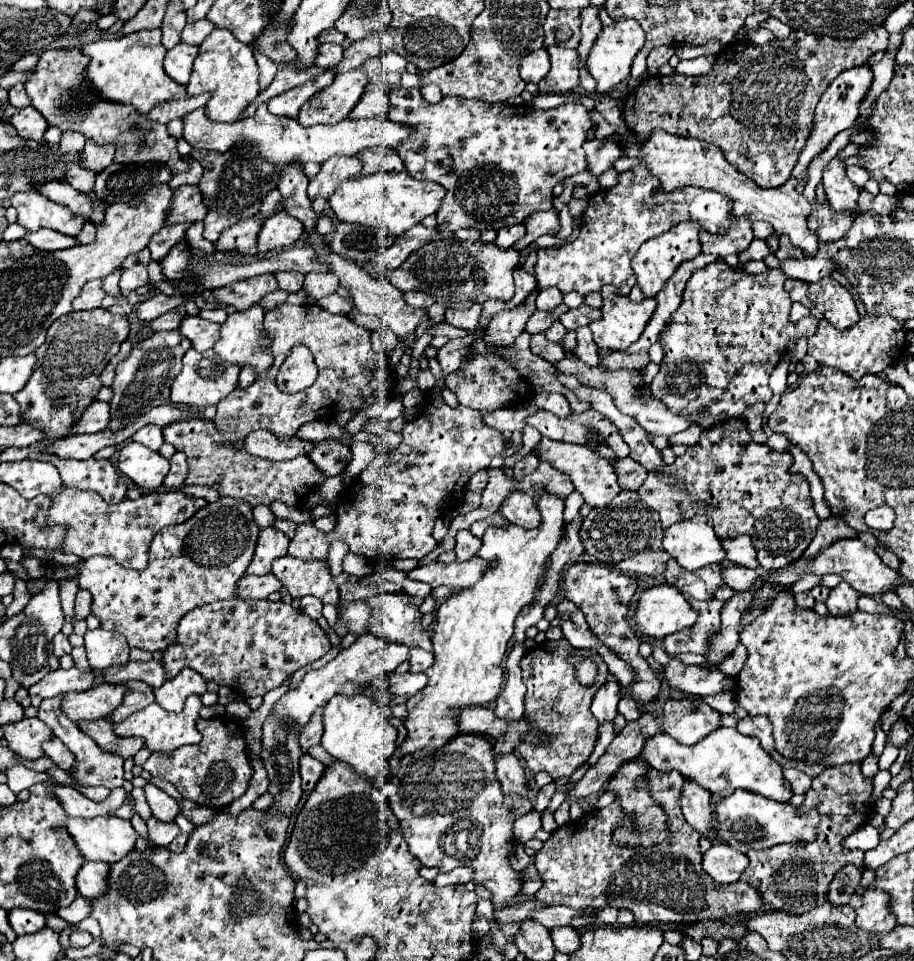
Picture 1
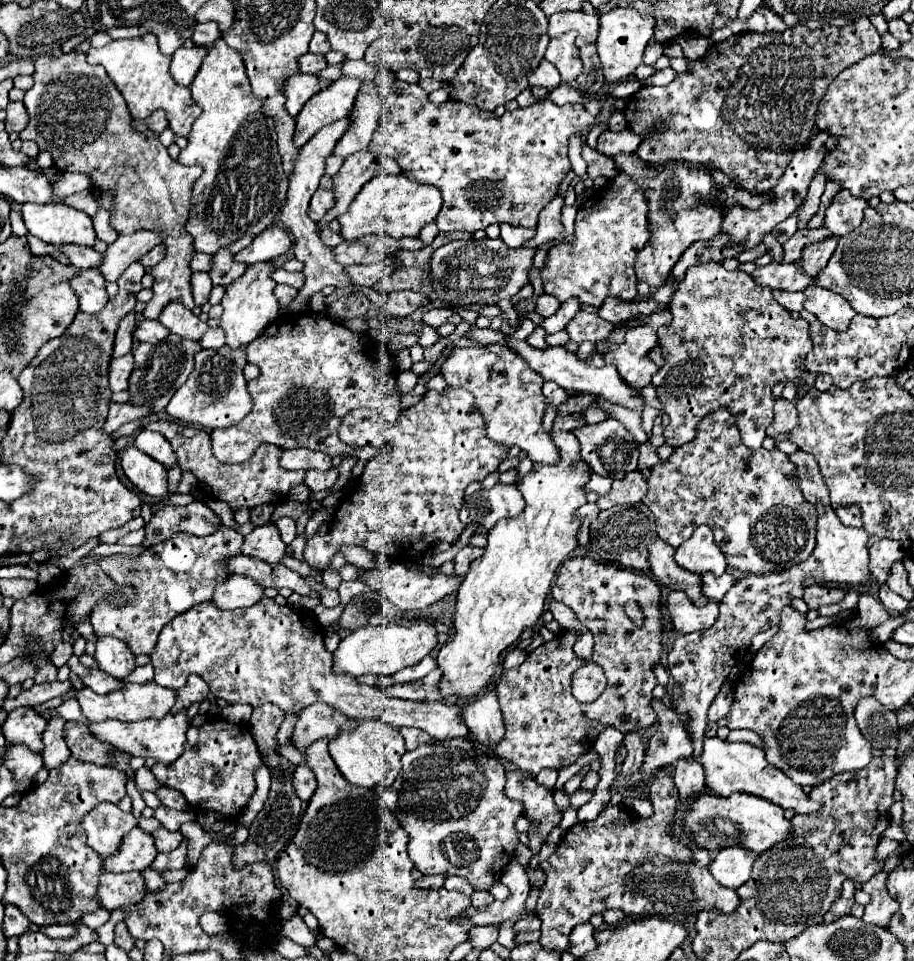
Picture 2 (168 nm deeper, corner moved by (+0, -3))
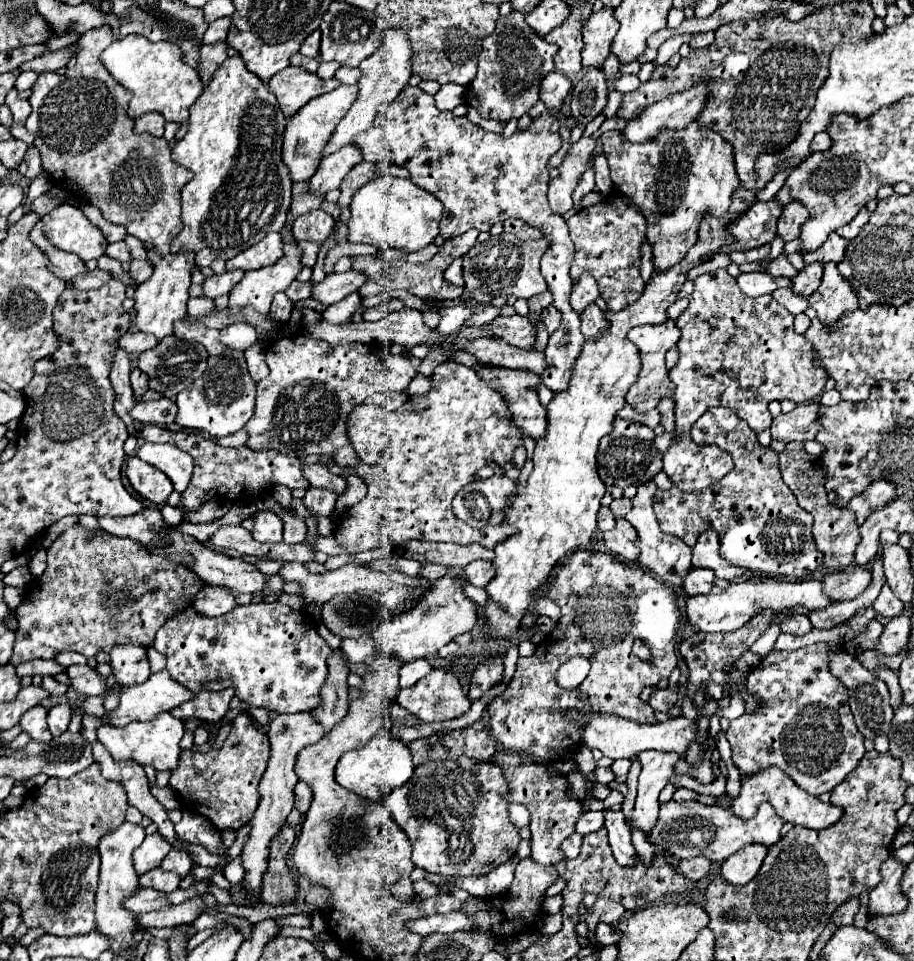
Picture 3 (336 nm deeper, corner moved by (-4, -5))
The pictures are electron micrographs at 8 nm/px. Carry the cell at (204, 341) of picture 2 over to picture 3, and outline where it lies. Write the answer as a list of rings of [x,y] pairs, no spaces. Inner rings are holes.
[[[232,323],[220,331],[220,341],[224,341],[230,349],[246,351],[250,345],[258,341],[258,337],[256,337],[256,331],[248,327],[248,323]]]

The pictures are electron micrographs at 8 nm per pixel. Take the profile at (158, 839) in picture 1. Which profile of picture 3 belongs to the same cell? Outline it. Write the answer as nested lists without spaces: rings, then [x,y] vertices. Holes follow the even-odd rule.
[[[172,849],[168,853],[168,857],[164,859],[164,863],[162,863],[162,869],[164,871],[174,871],[176,875],[180,875],[180,879],[184,879],[192,869],[192,859],[190,859],[190,855],[186,851]]]

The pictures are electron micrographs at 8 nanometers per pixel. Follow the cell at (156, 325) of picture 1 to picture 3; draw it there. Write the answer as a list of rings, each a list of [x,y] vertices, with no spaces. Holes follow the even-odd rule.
[[[128,331],[118,339],[120,349],[124,349],[126,353],[138,353],[138,355],[156,347],[156,343],[158,341],[156,341],[154,335],[148,335],[148,333],[142,333],[142,331]]]

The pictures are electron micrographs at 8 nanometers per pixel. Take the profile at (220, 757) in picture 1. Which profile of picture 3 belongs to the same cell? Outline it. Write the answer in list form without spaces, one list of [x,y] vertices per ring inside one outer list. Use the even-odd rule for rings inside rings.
[[[238,713],[232,721],[232,729],[220,751],[194,753],[182,751],[180,763],[172,771],[170,787],[178,791],[184,805],[190,811],[212,819],[220,831],[238,831],[246,825],[260,801],[258,783],[268,761],[268,737],[250,719],[248,713]]]

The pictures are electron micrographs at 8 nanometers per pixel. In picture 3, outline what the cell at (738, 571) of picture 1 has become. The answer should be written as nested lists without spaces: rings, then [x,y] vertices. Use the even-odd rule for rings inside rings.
[[[692,567],[684,581],[682,581],[682,589],[688,597],[694,597],[694,595],[700,595],[704,591],[710,591],[712,589],[712,583],[714,583],[714,575],[712,571],[708,569],[698,569],[698,567]]]

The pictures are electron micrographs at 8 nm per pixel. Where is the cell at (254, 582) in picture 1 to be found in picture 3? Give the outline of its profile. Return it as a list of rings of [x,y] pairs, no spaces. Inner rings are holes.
[[[206,585],[192,601],[192,607],[194,607],[194,611],[200,611],[200,615],[220,617],[236,607],[236,595],[232,591],[228,591],[226,587]]]

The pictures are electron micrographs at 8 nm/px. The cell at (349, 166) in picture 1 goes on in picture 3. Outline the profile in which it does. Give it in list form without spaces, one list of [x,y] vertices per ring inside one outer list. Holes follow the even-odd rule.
[[[316,209],[308,215],[298,217],[292,225],[292,233],[296,241],[314,241],[322,247],[332,233],[332,225],[334,225],[334,219],[322,209]]]

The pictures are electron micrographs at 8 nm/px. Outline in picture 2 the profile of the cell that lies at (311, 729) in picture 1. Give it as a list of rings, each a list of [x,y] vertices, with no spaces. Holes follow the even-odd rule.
[[[312,703],[300,711],[298,723],[294,727],[292,745],[298,749],[308,749],[318,739],[332,739],[340,725],[344,725],[346,715],[326,703]]]

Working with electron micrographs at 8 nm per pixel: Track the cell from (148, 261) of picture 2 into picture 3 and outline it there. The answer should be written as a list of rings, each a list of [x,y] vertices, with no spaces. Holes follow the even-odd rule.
[[[136,259],[128,265],[128,271],[130,271],[130,275],[132,275],[138,283],[144,283],[146,279],[152,277],[152,265],[148,265],[148,263],[144,263],[144,261],[136,261]]]

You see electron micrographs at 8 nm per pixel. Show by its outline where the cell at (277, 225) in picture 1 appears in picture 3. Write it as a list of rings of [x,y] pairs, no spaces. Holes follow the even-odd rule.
[[[280,233],[276,235],[266,235],[260,243],[248,247],[248,251],[242,251],[234,259],[226,261],[226,271],[256,271],[266,265],[274,265],[282,257],[282,237]]]

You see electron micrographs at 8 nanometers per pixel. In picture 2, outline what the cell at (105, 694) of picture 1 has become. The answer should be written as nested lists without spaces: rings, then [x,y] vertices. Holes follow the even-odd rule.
[[[152,681],[152,683],[144,683],[144,685],[126,685],[118,693],[108,693],[108,695],[96,695],[92,689],[84,687],[76,693],[76,699],[82,707],[84,717],[90,723],[102,723],[102,721],[108,721],[108,719],[142,721],[142,719],[148,719],[148,717],[164,717],[172,707],[174,691],[164,689],[164,687],[160,687]]]

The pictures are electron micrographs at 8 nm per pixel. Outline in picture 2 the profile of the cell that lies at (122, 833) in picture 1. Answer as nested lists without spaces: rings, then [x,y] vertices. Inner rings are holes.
[[[134,827],[120,843],[118,851],[114,855],[102,857],[104,869],[114,873],[126,873],[126,871],[140,871],[148,865],[152,865],[156,857],[156,847],[152,841],[152,835]]]

